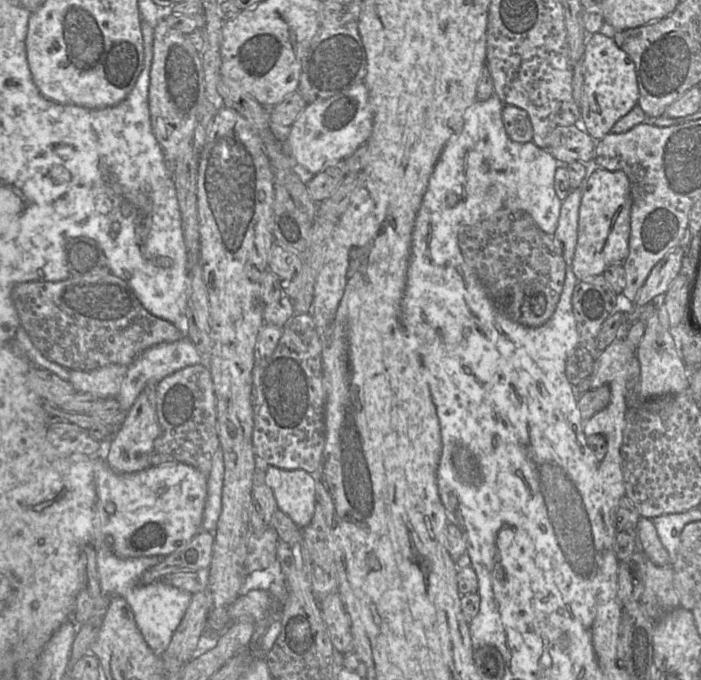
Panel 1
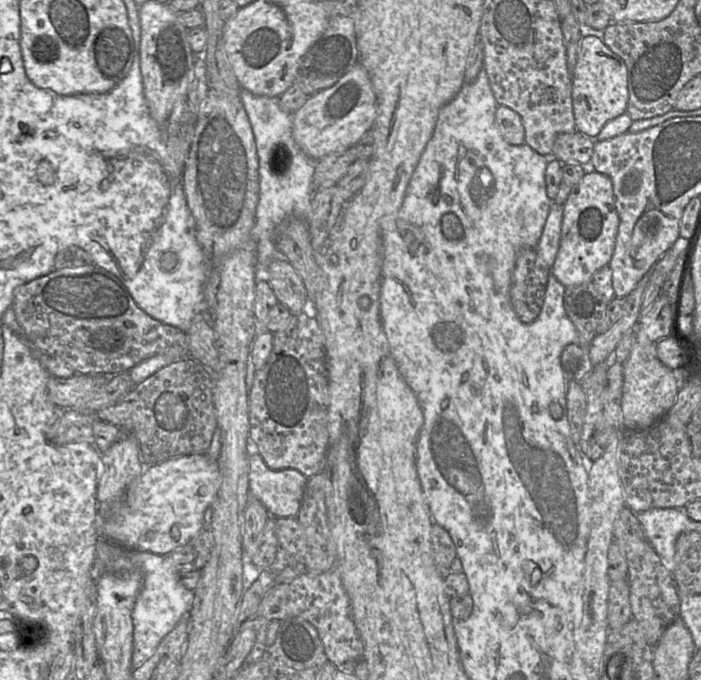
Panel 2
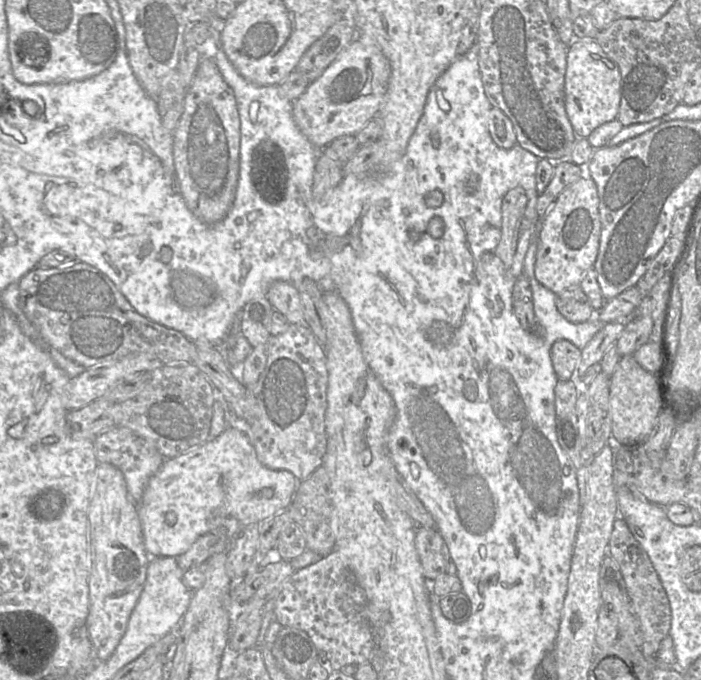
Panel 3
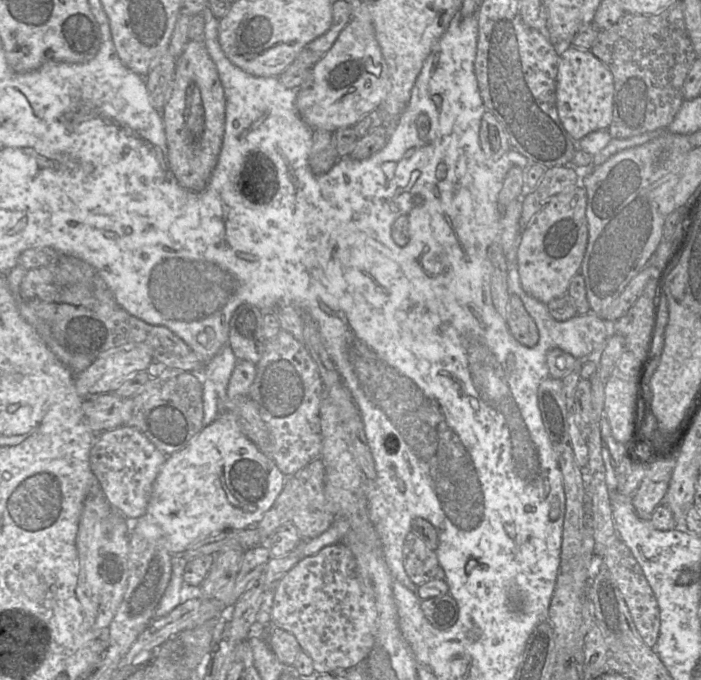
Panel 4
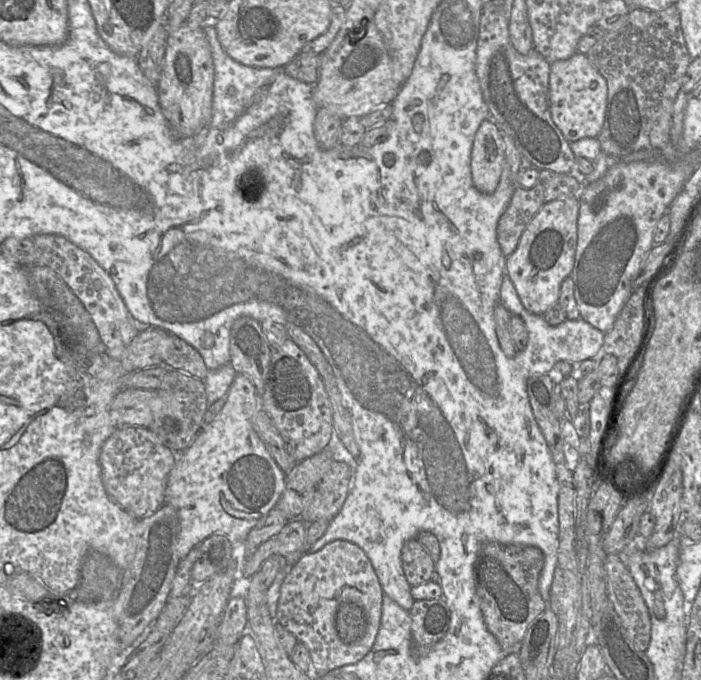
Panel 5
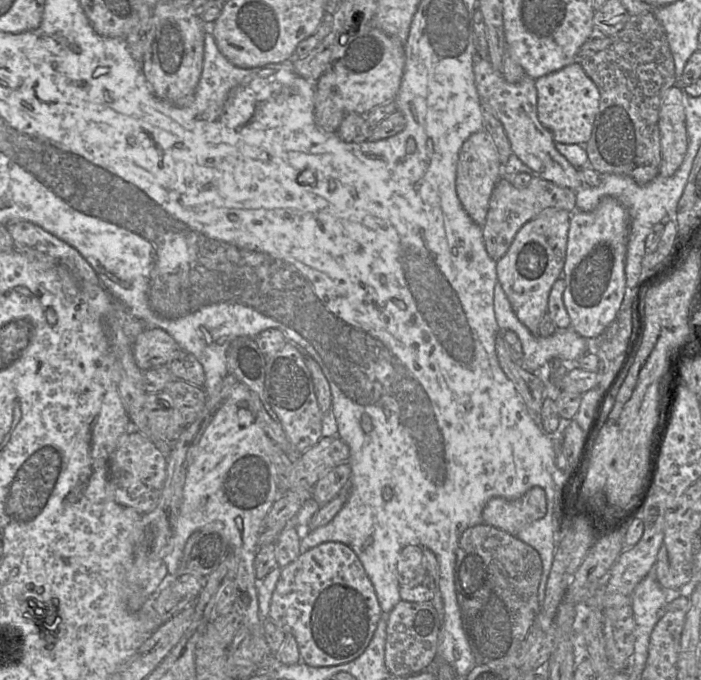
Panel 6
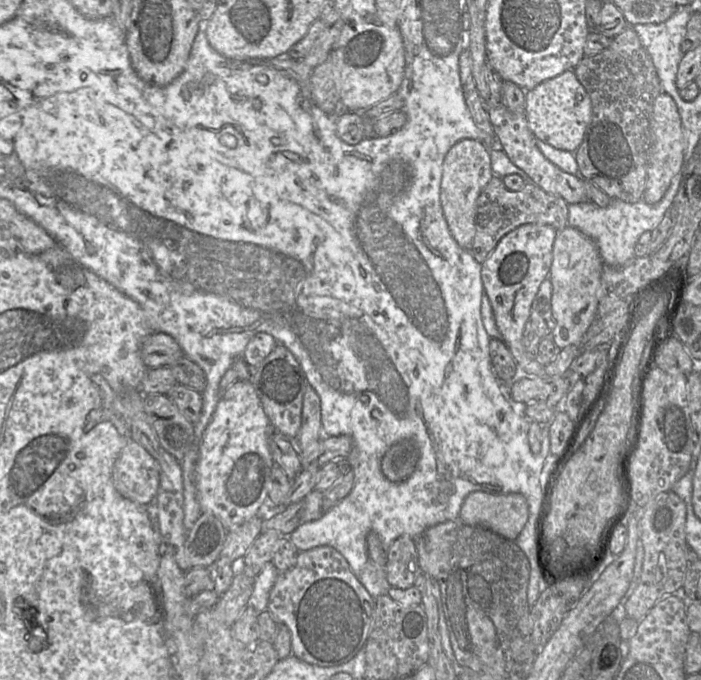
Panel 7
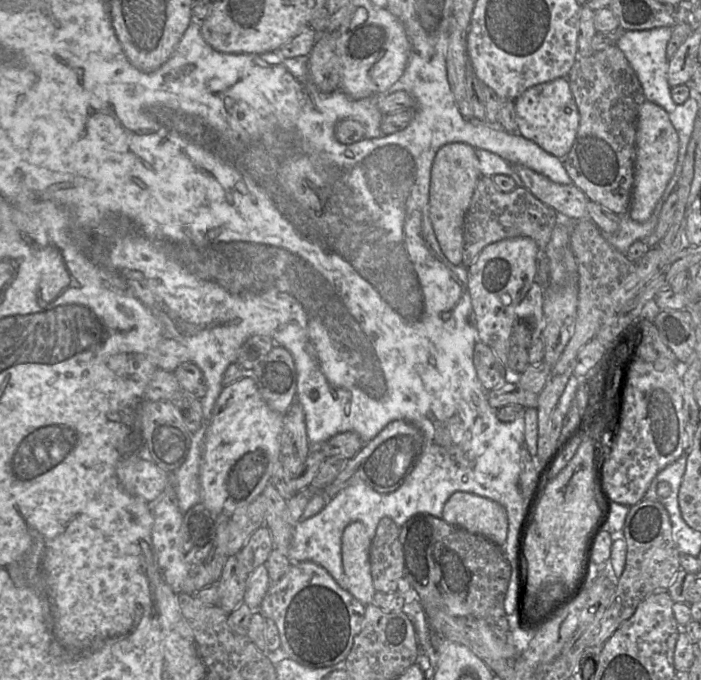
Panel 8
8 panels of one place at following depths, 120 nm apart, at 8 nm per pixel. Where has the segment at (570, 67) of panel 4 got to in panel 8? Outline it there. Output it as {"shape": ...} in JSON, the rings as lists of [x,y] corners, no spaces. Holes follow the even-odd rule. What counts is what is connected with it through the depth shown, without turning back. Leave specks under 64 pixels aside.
{"shape":[[[566,77],[534,85],[515,99],[517,133],[546,152],[563,159],[571,150],[580,124],[580,114]]]}

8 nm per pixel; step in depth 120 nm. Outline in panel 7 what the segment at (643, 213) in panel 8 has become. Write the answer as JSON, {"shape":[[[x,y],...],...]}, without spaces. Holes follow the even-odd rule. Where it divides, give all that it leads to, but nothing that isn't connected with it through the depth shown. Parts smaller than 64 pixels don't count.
{"shape":[[[662,92],[656,97],[650,116],[650,153],[648,178],[642,201],[649,205],[658,203],[668,190],[673,177],[680,171],[685,150],[681,117],[674,99]]]}

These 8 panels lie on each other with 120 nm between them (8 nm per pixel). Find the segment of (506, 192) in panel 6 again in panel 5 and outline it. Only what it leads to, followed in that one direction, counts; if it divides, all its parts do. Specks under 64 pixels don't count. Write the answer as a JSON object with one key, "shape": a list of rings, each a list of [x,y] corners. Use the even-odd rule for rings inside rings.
{"shape":[[[539,170],[536,184],[530,189],[517,186],[497,223],[497,240],[503,255],[507,258],[515,251],[523,231],[545,204],[562,197],[578,196],[581,189],[582,185],[570,174],[559,174],[550,170]]]}

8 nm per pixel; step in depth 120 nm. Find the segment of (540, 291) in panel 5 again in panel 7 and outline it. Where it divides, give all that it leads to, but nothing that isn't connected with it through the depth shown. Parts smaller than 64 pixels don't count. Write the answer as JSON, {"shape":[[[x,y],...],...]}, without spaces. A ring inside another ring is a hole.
{"shape":[[[521,225],[507,233],[481,264],[483,291],[491,303],[500,338],[509,347],[517,368],[521,368],[530,376],[548,377],[545,366],[526,352],[522,337],[539,287],[549,277],[553,261],[553,244],[557,234],[558,230],[548,225]]]}

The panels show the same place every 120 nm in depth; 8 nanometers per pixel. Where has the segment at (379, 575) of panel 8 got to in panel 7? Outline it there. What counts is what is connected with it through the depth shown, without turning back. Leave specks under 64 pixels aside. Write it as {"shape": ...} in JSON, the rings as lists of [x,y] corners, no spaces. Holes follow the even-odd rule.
{"shape":[[[401,536],[387,551],[386,579],[390,587],[408,589],[421,573],[413,538]]]}

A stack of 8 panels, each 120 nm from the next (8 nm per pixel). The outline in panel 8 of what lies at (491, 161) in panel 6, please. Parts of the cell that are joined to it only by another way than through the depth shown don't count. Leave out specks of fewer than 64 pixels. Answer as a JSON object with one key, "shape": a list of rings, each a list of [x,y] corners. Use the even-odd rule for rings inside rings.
{"shape":[[[452,142],[437,151],[431,169],[429,216],[441,251],[453,265],[462,264],[465,216],[481,176],[476,149],[471,145]]]}

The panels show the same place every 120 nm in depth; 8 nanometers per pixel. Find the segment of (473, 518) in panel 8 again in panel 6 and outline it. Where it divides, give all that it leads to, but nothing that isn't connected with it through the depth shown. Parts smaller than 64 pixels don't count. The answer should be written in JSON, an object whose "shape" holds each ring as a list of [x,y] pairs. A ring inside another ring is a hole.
{"shape":[[[533,487],[519,498],[491,498],[483,508],[482,523],[516,536],[529,524],[542,518],[546,511],[547,502],[544,490],[540,487]]]}

